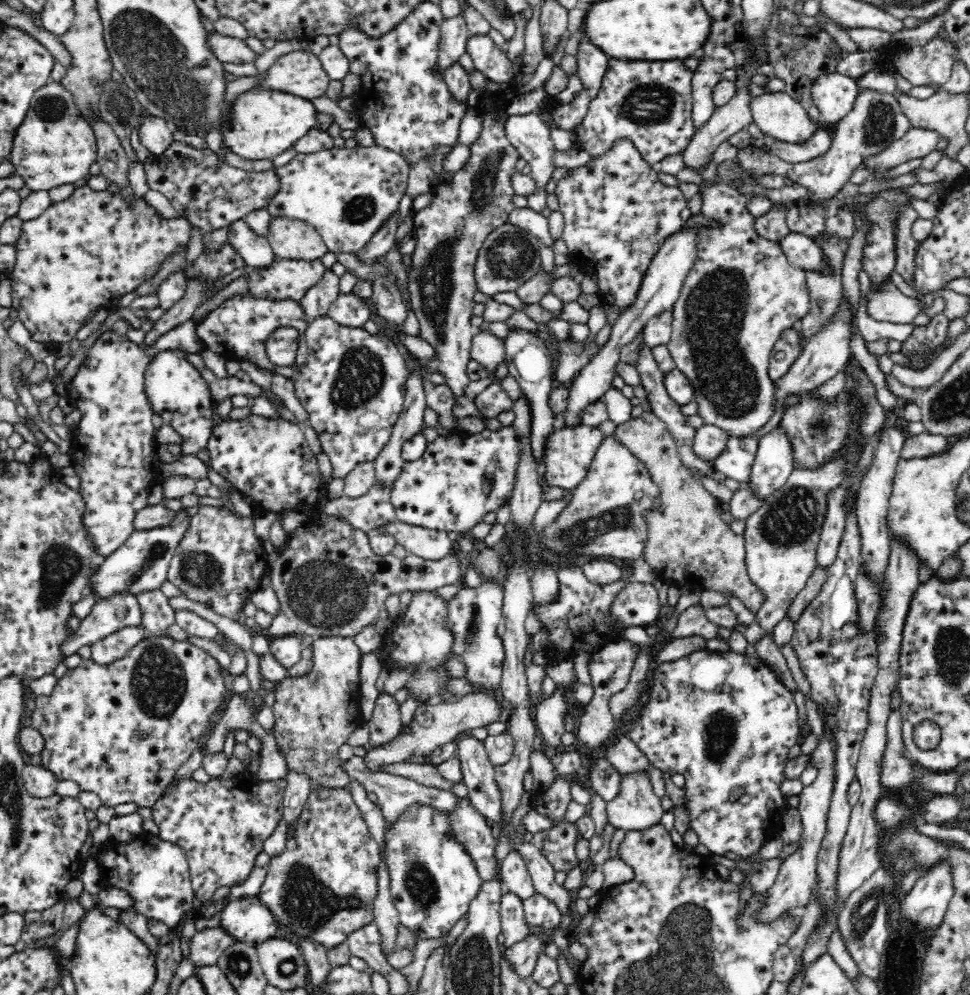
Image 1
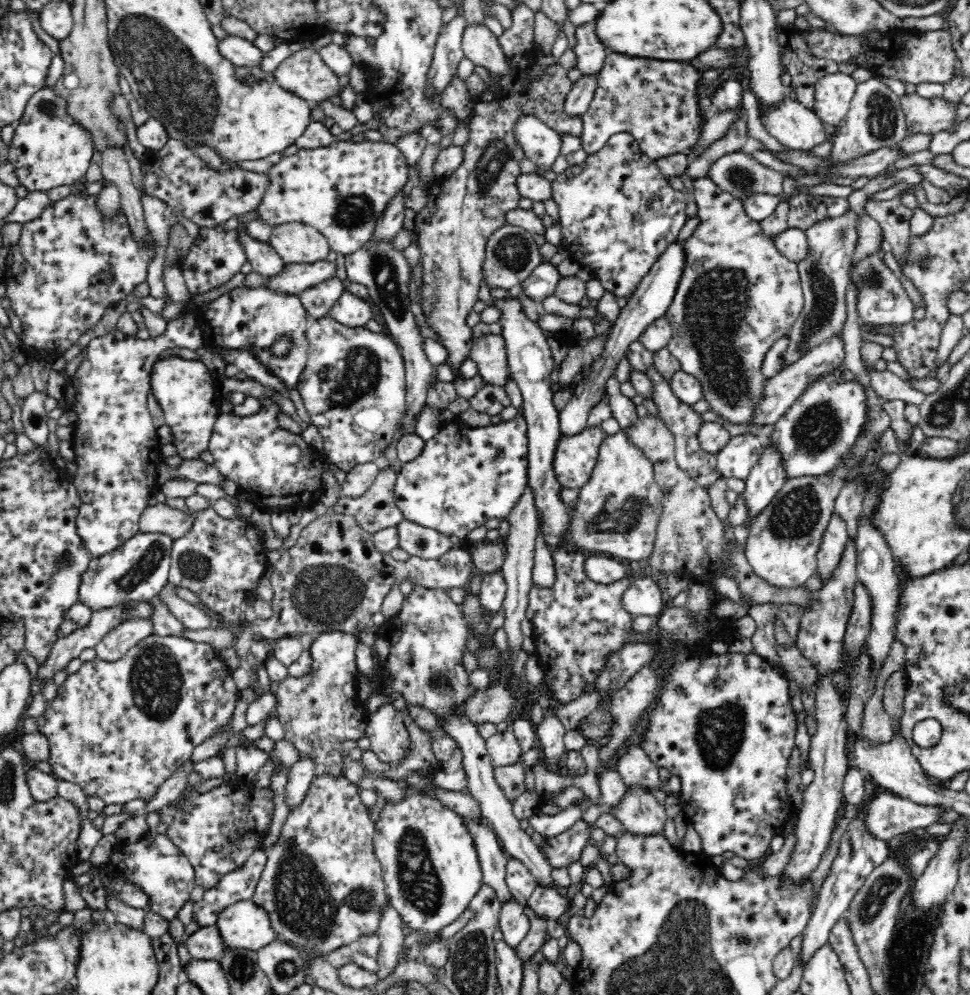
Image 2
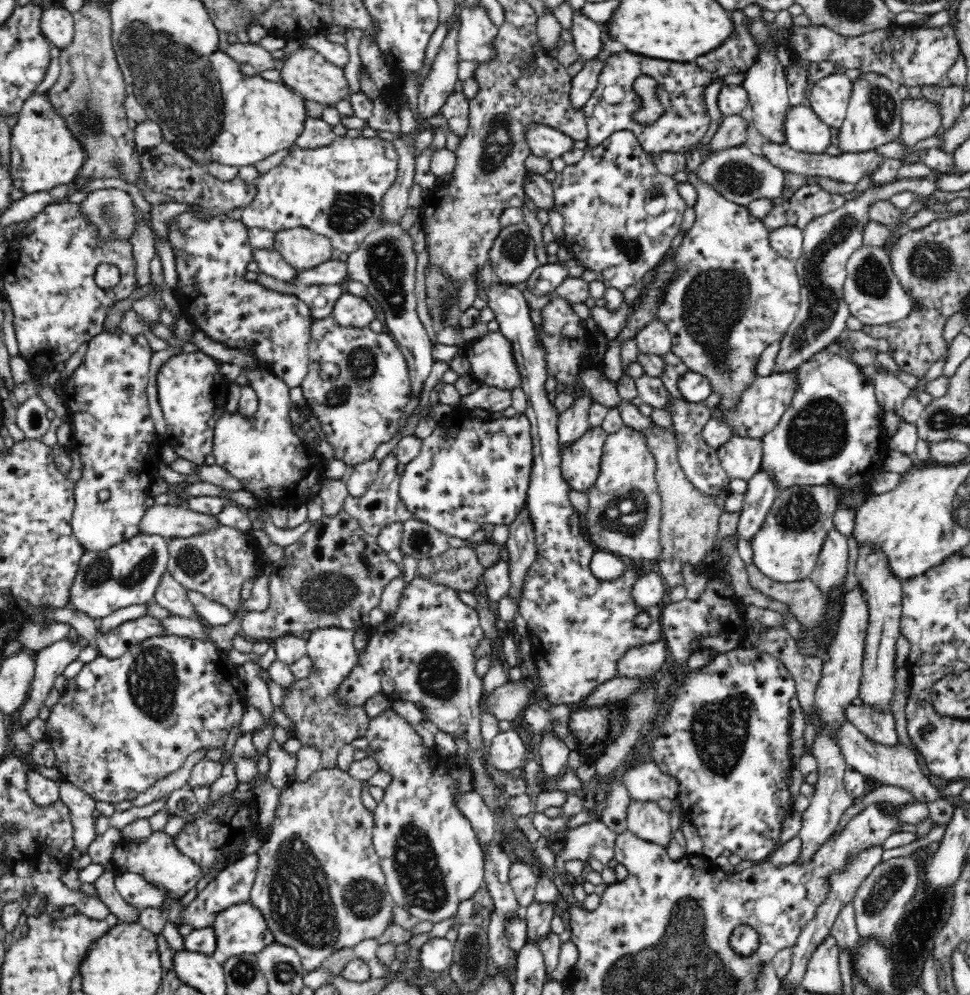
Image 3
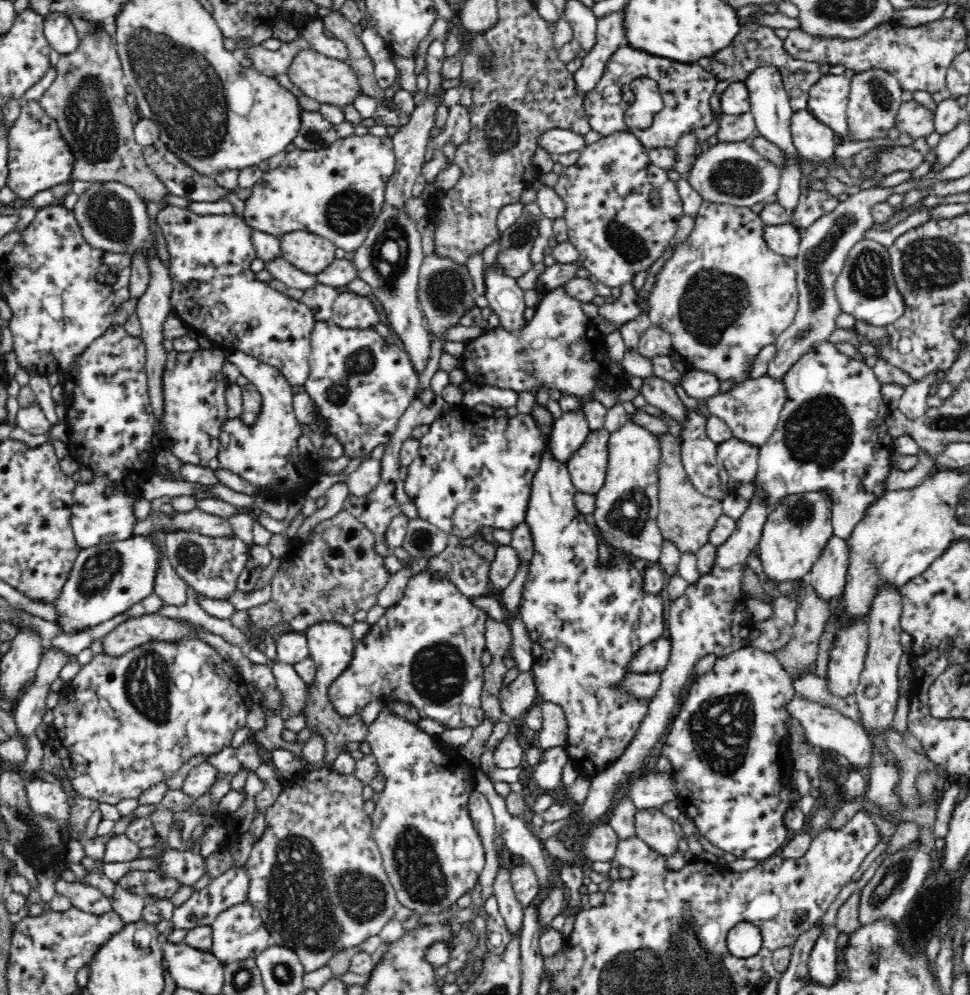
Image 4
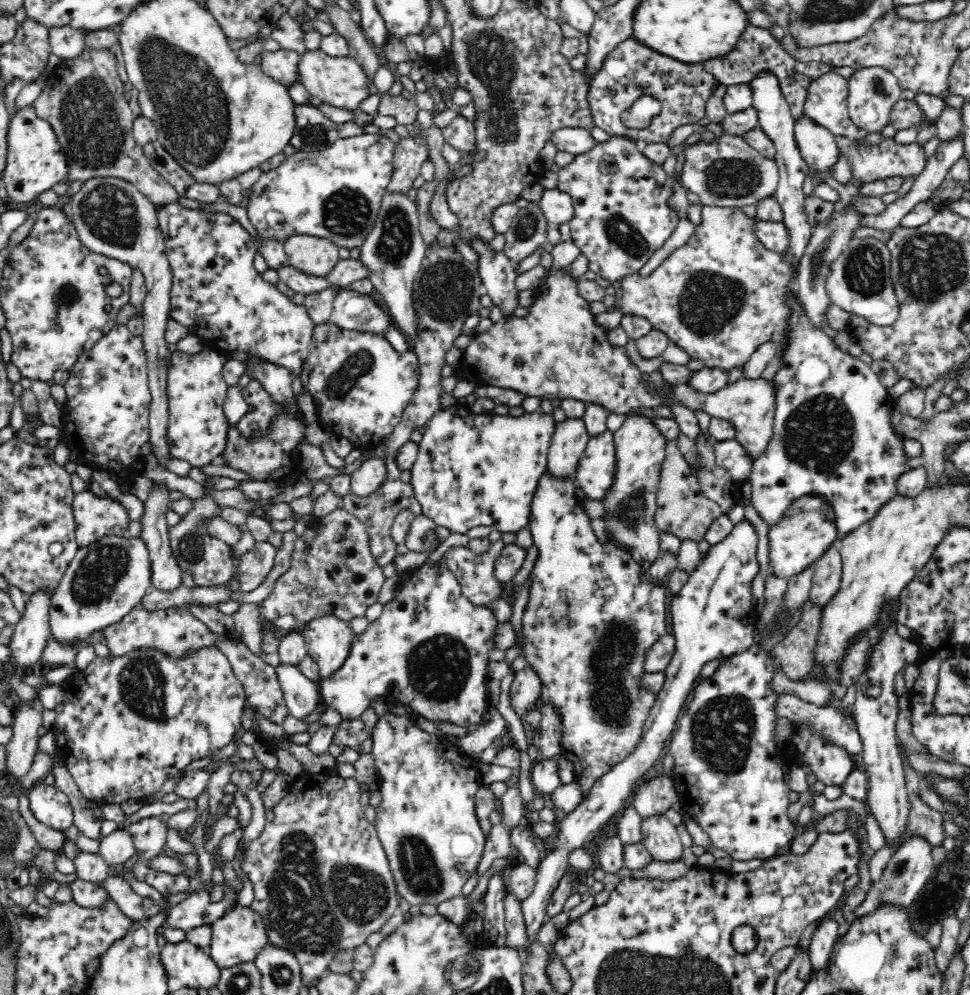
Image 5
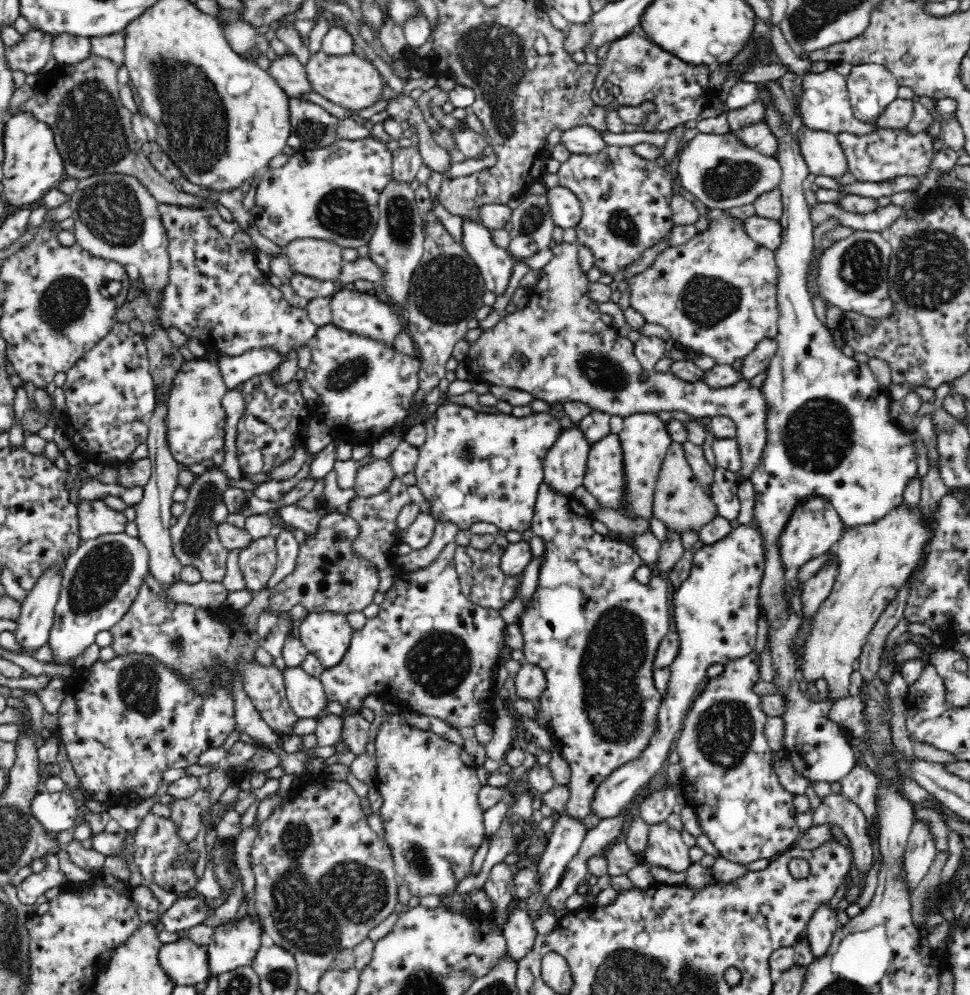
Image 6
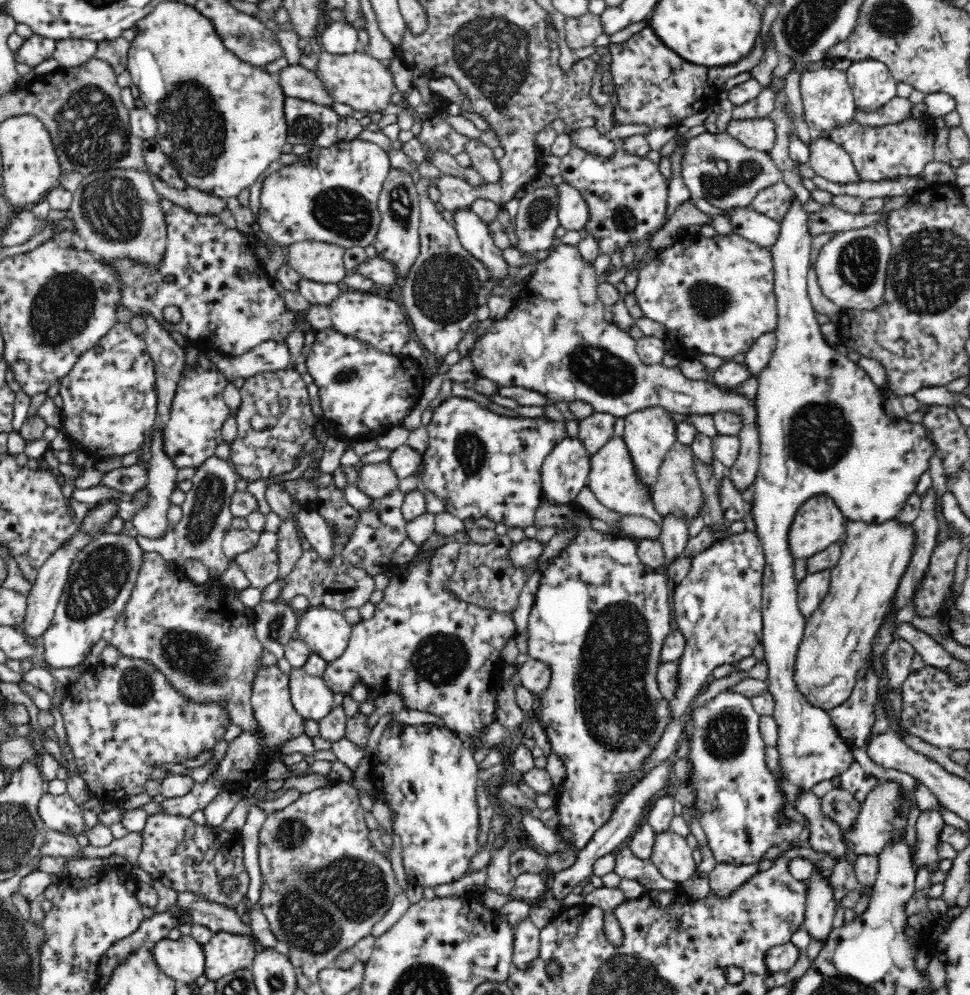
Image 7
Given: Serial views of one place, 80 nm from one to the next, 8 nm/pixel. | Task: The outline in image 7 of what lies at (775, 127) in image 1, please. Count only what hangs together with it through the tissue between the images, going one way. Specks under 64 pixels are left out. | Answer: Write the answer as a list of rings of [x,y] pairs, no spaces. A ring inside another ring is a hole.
[[[813,134],[812,140],[806,144],[809,150],[807,165],[816,175],[845,186],[858,181],[850,155],[831,138]]]

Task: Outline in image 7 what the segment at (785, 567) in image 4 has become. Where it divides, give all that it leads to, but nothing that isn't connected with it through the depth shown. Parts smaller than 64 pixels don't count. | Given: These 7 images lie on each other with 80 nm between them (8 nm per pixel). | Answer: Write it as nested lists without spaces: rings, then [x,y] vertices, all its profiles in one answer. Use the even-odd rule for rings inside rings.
[[[814,496],[802,506],[798,507],[798,512],[794,515],[792,524],[790,524],[790,532],[788,532],[788,547],[790,548],[790,555],[795,560],[808,560],[842,540],[846,534],[847,520],[834,501],[829,498]]]

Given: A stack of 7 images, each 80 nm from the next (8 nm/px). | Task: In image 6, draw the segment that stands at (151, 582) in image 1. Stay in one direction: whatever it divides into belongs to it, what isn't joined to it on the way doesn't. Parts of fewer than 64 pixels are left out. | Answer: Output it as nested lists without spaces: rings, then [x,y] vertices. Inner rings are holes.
[[[124,532],[103,534],[94,540],[81,542],[61,571],[60,594],[54,606],[54,622],[47,642],[54,651],[55,662],[63,664],[73,662],[82,650],[94,644],[98,632],[110,630],[112,626],[120,622],[138,596],[148,570],[149,553],[139,537],[130,537]]]

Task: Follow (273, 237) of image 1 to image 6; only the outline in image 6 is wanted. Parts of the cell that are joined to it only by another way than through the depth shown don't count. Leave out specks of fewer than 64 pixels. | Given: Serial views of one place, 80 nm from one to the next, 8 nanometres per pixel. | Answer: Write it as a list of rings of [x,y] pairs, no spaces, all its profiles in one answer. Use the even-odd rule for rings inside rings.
[[[298,238],[282,248],[291,269],[318,280],[336,280],[342,270],[342,248],[335,242]]]

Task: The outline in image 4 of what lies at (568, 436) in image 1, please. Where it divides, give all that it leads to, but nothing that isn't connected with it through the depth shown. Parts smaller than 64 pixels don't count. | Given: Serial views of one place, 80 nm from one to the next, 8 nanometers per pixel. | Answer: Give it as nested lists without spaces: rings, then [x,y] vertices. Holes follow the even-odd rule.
[[[592,430],[565,464],[577,492],[596,495],[605,482],[610,432]]]

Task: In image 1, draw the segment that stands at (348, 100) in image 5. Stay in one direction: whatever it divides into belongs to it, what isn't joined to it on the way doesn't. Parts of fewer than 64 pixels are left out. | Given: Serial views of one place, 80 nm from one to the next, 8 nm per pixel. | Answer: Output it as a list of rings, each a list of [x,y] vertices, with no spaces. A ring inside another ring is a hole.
[[[291,51],[279,56],[253,89],[279,90],[312,100],[326,94],[330,82],[312,51]]]

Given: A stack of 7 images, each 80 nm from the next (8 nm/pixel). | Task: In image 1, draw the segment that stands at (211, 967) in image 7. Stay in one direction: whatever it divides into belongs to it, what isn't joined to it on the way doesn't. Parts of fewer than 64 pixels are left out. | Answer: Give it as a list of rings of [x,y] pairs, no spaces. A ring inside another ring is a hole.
[[[244,896],[232,900],[220,914],[221,927],[228,933],[231,942],[252,942],[255,946],[266,940],[275,938],[279,932],[279,925],[266,904],[258,896]]]

